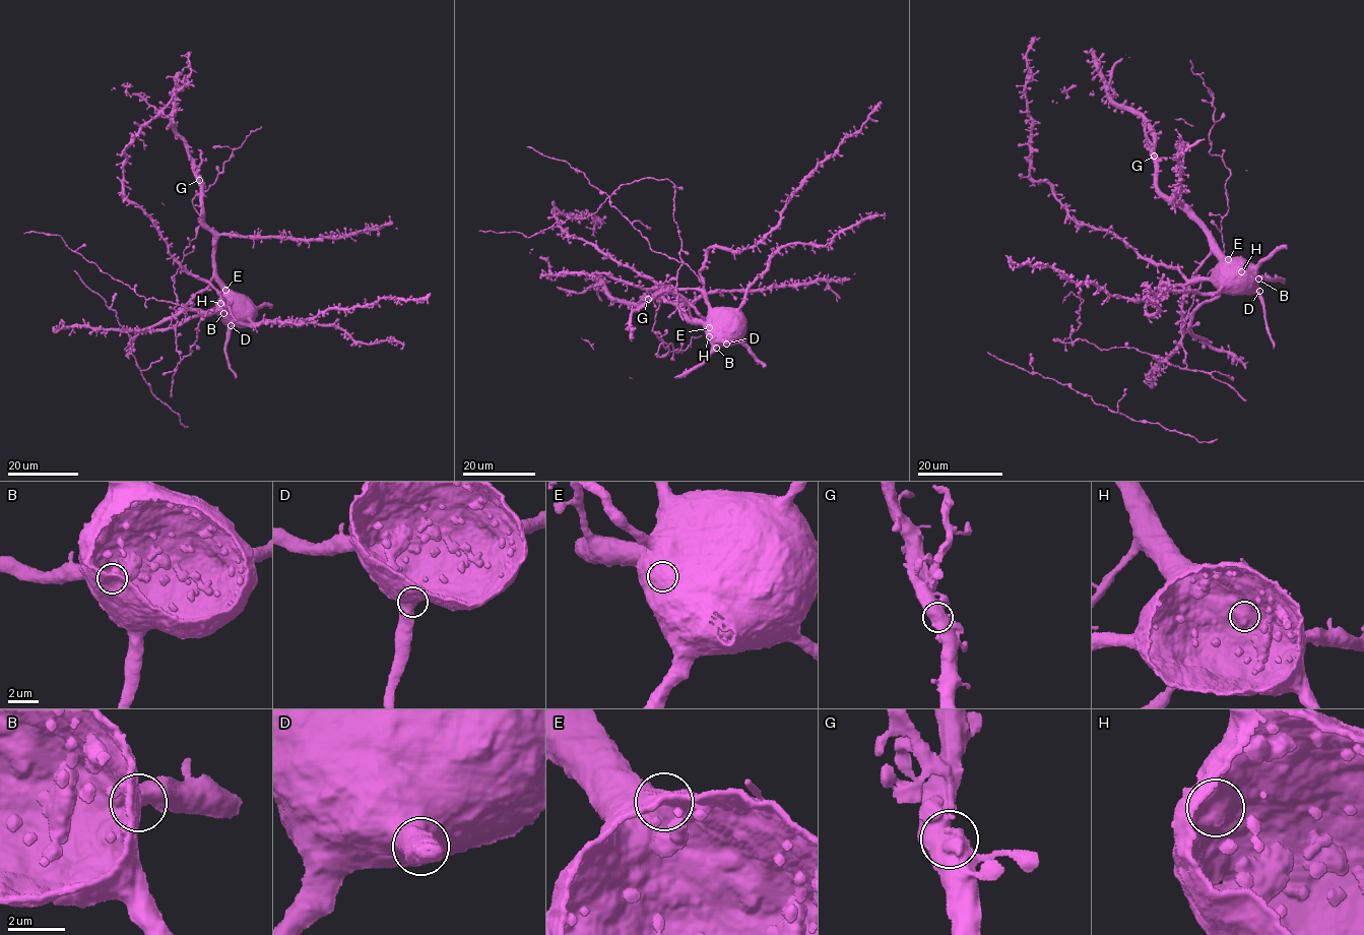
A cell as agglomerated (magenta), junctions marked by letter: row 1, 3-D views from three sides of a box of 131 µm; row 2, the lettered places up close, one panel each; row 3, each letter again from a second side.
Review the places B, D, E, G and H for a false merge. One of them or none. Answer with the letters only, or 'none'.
H

